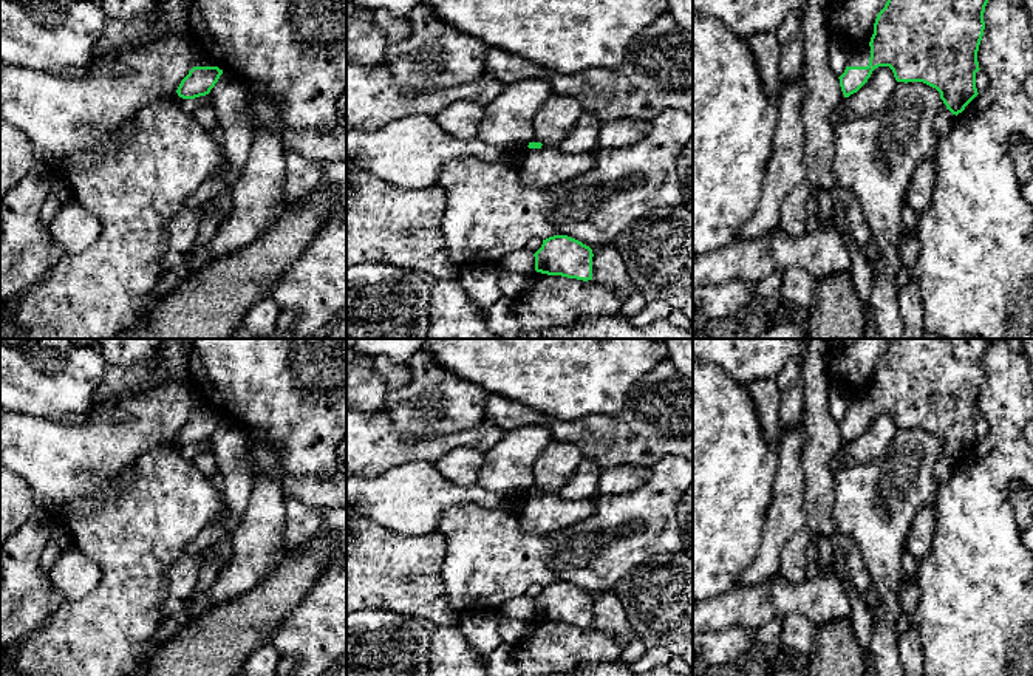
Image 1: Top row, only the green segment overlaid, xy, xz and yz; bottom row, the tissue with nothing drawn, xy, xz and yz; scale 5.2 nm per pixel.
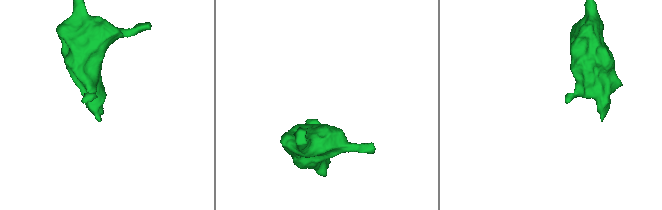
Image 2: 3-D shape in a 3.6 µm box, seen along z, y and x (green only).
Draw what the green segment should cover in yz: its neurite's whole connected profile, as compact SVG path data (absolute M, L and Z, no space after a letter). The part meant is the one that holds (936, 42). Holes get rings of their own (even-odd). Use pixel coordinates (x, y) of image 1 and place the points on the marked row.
M888 0L874 23L871 42L854 51L838 77L844 97L857 93L878 67L889 67L897 82L923 82L940 93L953 114L979 94L977 51L984 36L988 0Z

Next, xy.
M210 59L198 60L189 74L181 80L176 90L178 96L182 99L195 99L209 94L223 71L224 70Z

